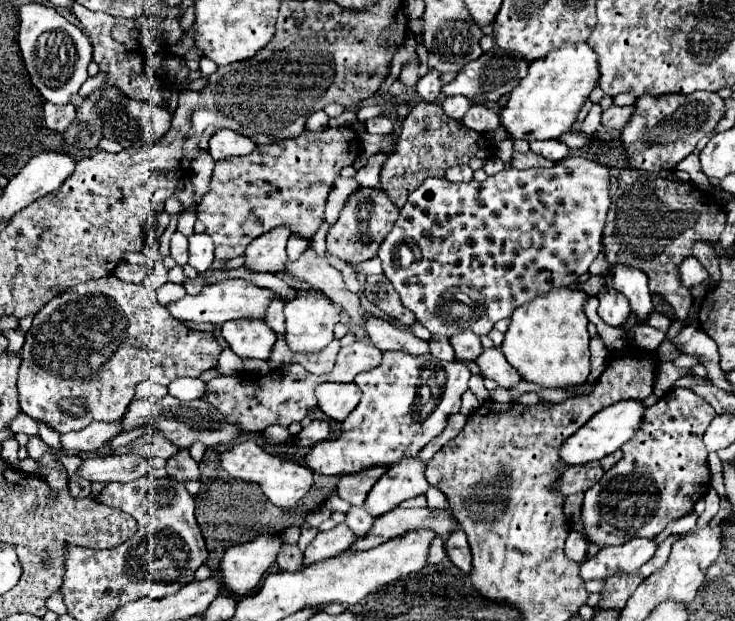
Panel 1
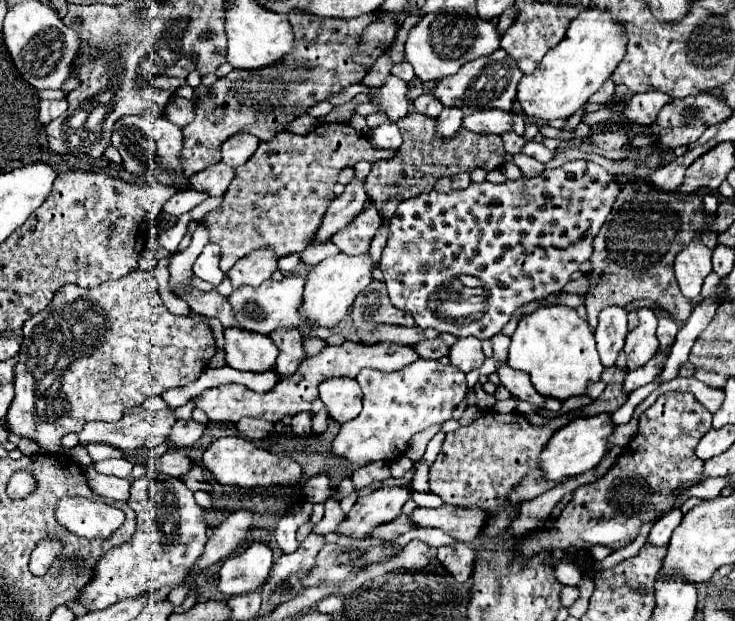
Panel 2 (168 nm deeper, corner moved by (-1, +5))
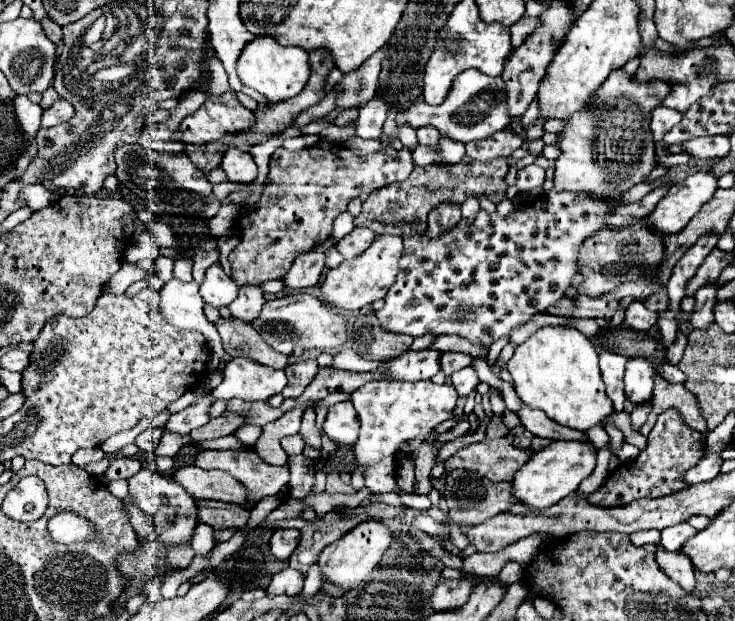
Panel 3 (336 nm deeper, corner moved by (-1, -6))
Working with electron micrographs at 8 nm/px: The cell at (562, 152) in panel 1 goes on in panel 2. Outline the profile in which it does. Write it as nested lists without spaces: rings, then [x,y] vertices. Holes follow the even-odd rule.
[[[526,142],[524,148],[522,148],[522,152],[528,154],[528,156],[532,156],[532,158],[536,158],[536,160],[540,160],[540,162],[544,162],[544,164],[550,162],[554,158],[554,154],[556,154],[556,152],[548,150],[542,142]]]

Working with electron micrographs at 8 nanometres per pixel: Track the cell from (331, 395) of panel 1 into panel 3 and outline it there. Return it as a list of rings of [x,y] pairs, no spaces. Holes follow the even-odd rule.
[[[350,401],[336,403],[328,409],[328,417],[324,421],[324,433],[332,441],[340,445],[354,445],[358,439],[358,429],[360,429],[360,421]]]

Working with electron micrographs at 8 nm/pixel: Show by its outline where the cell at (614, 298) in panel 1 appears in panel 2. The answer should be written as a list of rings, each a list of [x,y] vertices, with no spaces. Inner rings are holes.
[[[608,306],[600,312],[596,334],[598,354],[604,366],[612,366],[618,358],[618,352],[624,346],[624,338],[628,334],[628,322],[626,322],[628,310],[622,306]]]

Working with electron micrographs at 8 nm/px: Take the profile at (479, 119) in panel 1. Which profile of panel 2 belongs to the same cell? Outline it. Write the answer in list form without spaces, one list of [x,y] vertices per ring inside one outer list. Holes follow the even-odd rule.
[[[490,108],[490,110],[482,110],[482,112],[474,112],[466,116],[462,120],[462,126],[480,134],[502,134],[512,126],[512,120],[508,112]]]

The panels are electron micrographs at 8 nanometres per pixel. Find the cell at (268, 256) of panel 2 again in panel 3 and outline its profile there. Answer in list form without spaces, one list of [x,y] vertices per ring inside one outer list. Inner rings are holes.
[[[246,285],[246,287],[240,287],[238,299],[234,299],[230,303],[230,313],[234,319],[252,323],[254,319],[260,317],[262,305],[264,305],[262,287],[260,285]]]

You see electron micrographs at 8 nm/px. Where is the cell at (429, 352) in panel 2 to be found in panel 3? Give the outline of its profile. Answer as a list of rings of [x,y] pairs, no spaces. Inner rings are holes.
[[[444,353],[440,359],[440,367],[444,371],[444,375],[452,375],[454,371],[460,371],[468,365],[472,365],[472,355],[468,353]]]

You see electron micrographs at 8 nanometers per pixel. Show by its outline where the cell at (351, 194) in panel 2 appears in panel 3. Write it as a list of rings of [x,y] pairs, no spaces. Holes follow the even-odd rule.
[[[330,237],[324,245],[314,247],[308,253],[302,253],[290,267],[288,275],[284,277],[286,289],[308,289],[320,283],[320,275],[324,271],[324,259],[326,259],[326,249],[334,247],[334,239]]]

